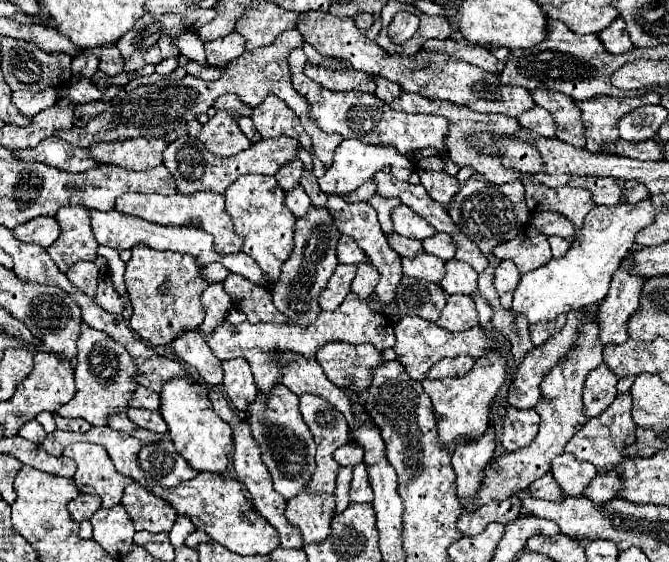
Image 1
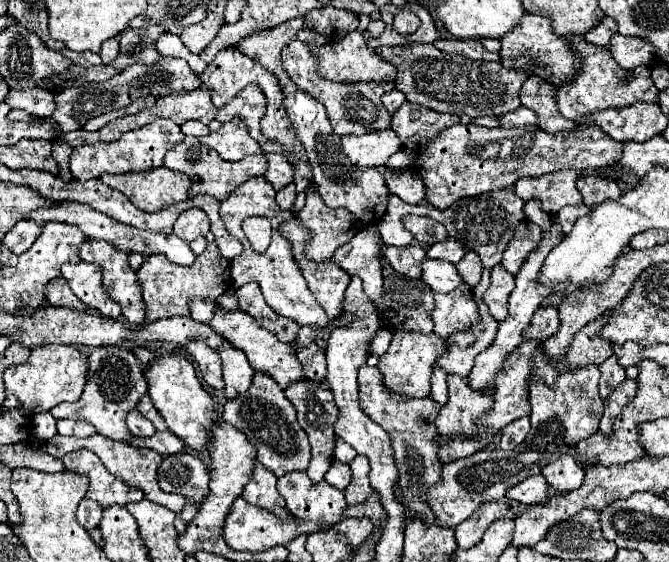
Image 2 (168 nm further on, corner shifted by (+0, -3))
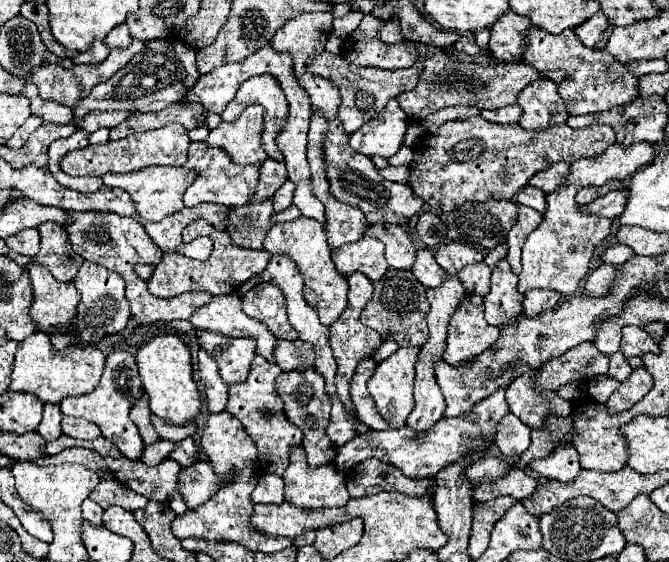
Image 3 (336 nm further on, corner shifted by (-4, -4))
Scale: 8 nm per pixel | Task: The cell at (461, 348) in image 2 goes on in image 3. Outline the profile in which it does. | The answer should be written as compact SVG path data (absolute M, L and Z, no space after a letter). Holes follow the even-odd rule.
M469 295L467 299L463 299L451 319L443 359L449 365L457 367L489 349L499 339L499 335L501 329L489 325L483 317L483 297Z

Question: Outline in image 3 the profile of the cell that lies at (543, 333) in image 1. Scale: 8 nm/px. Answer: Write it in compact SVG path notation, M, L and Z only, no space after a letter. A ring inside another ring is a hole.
M543 289L529 291L525 295L525 299L523 299L523 313L529 319L535 319L543 311L555 309L557 307L557 301L559 301L559 295L555 295L555 291L543 291Z

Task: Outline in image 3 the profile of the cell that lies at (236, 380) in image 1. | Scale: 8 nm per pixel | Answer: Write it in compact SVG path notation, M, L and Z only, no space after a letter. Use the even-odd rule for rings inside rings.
M199 331L199 347L203 347L219 363L221 377L227 385L245 383L249 377L251 361L255 357L255 339L227 337L211 331Z

